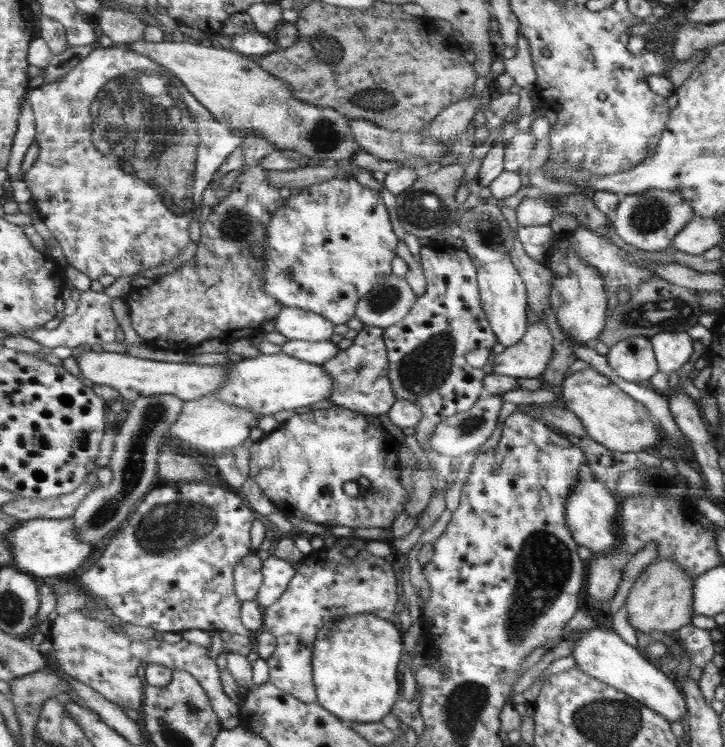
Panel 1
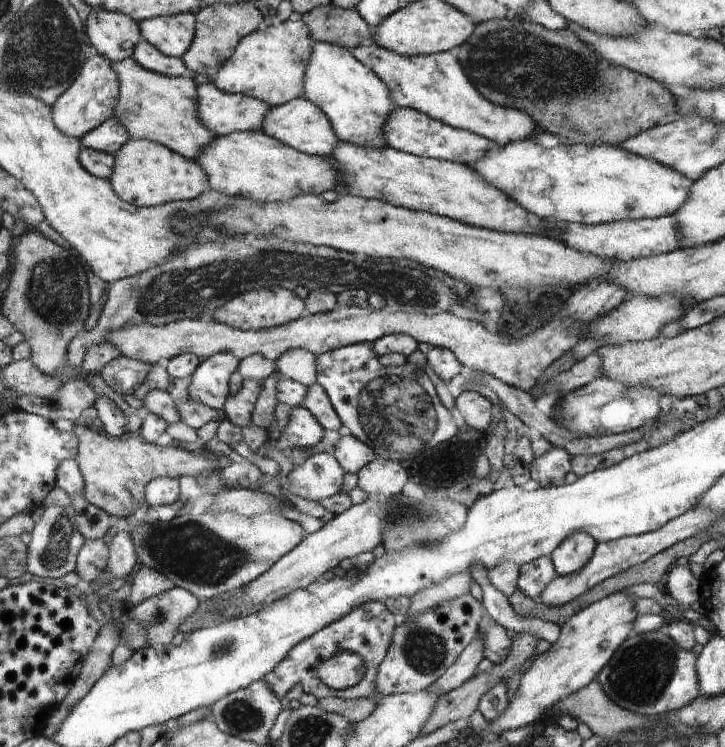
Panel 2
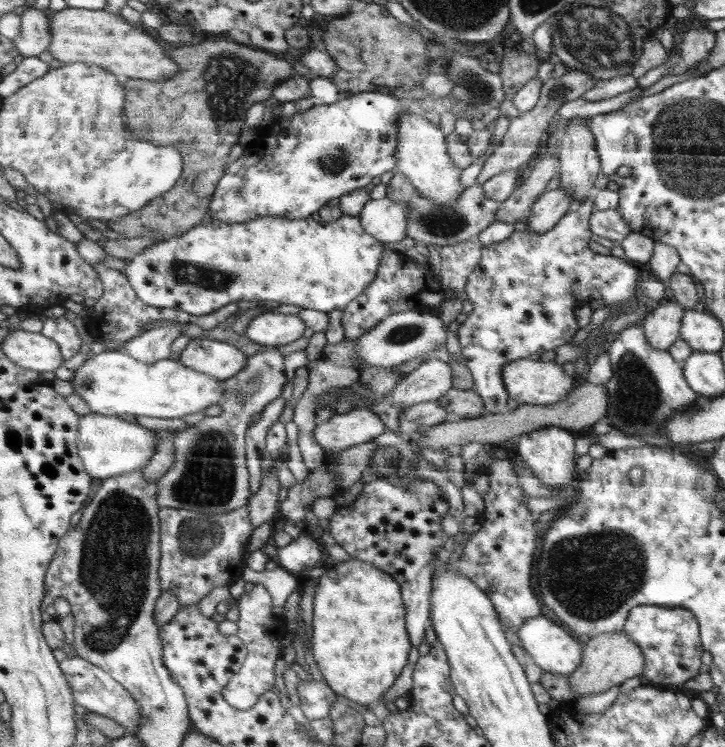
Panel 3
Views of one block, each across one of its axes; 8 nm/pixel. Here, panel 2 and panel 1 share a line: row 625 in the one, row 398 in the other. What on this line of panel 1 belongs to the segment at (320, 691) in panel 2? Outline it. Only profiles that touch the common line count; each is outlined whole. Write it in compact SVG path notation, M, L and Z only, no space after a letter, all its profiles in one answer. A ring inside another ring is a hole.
M364 325L361 330L357 331L353 343L348 348L340 350L337 357L323 364L325 370L334 377L334 385L336 385L334 392L326 399L338 407L363 415L387 413L392 408L392 404L397 399L387 375L389 361L382 334L384 334L382 327Z

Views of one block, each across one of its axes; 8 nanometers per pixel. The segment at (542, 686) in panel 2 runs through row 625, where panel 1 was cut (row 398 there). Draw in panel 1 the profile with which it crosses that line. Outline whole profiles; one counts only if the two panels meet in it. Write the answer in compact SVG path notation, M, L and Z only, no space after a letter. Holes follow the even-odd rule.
M591 368L569 372L561 385L564 408L574 412L584 423L586 434L606 448L622 453L650 451L650 448L664 440L654 420L650 420L648 412L642 408L643 404L626 394L626 391L602 373Z

